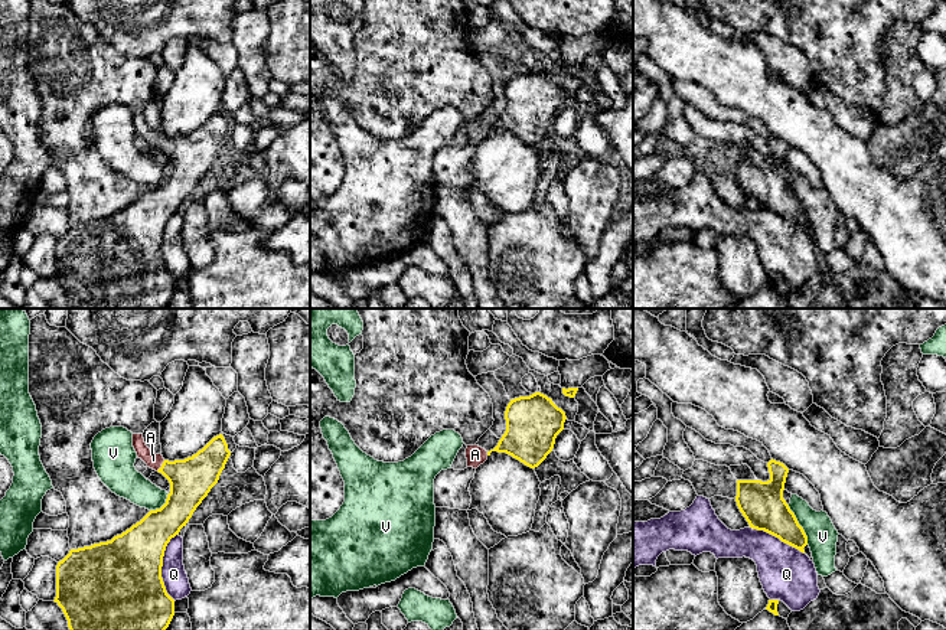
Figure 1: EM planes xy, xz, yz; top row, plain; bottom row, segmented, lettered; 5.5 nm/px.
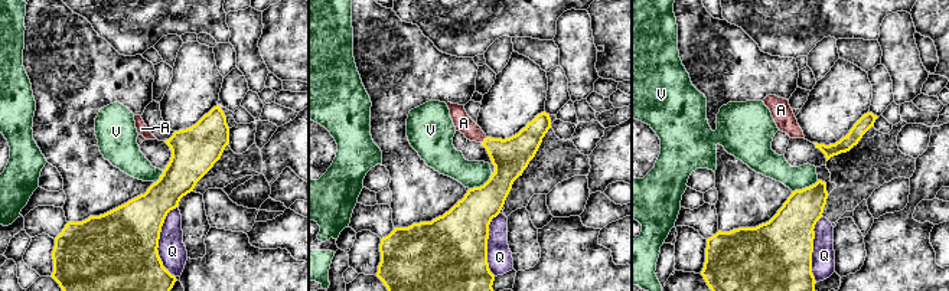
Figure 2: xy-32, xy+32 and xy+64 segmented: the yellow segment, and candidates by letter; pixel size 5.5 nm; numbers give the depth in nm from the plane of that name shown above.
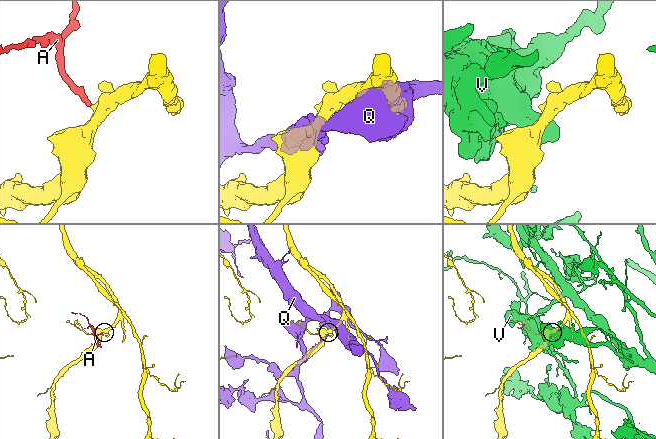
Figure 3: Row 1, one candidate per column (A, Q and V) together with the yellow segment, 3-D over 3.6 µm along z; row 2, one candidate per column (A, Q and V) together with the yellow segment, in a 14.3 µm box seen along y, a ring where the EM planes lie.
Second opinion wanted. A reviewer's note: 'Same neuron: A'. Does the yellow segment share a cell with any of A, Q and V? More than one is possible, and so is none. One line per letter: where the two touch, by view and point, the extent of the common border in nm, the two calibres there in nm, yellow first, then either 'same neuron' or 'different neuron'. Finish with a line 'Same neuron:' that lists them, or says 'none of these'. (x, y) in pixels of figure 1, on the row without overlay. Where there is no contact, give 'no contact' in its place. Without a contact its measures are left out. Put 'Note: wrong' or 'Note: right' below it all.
A: xy (162, 143) | 80 nm | 240/90 nm | same neuron
Q: xy (162, 242) | 380 nm | 460/140 nm | different neuron
V: yz (799, 202) | 260 nm | 240/170 nm | different neuron
Same neuron: A
Note: right

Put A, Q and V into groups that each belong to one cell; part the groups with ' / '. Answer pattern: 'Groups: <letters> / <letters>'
Groups: A / Q / V

